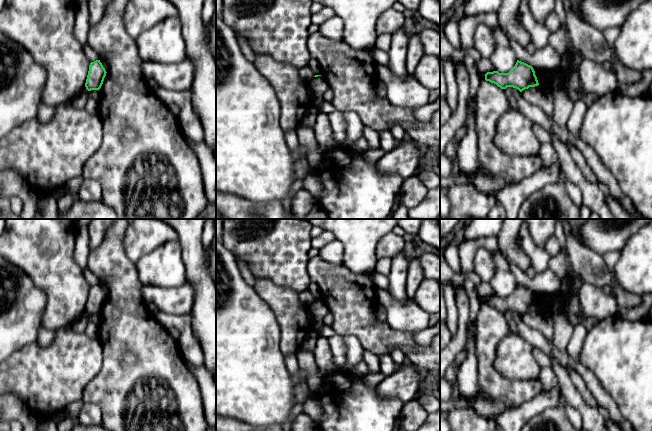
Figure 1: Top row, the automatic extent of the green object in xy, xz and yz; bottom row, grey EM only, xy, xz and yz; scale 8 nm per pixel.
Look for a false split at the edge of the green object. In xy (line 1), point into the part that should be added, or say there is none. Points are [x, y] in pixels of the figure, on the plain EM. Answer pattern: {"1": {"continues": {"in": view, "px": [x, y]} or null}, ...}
{"1": {"continues": null}}

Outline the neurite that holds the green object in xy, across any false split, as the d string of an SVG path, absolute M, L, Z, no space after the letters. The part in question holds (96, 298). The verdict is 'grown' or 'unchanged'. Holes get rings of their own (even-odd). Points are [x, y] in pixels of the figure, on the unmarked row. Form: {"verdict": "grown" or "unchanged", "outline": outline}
{"verdict": "unchanged", "outline": "M100 284L91 286L89 289L89 295L85 307L86 313L88 315L99 314L103 308L106 297L107 296Z"}

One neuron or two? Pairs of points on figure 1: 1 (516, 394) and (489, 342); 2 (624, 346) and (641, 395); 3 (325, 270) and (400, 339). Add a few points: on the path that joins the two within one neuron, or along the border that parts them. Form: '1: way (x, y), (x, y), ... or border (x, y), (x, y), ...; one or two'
1: way (502, 386), (487, 371), (487, 356); one
2: way (631, 358), (641, 368), (641, 383); one
3: way (342, 290), (352, 300), (353, 305), (380, 332); one

